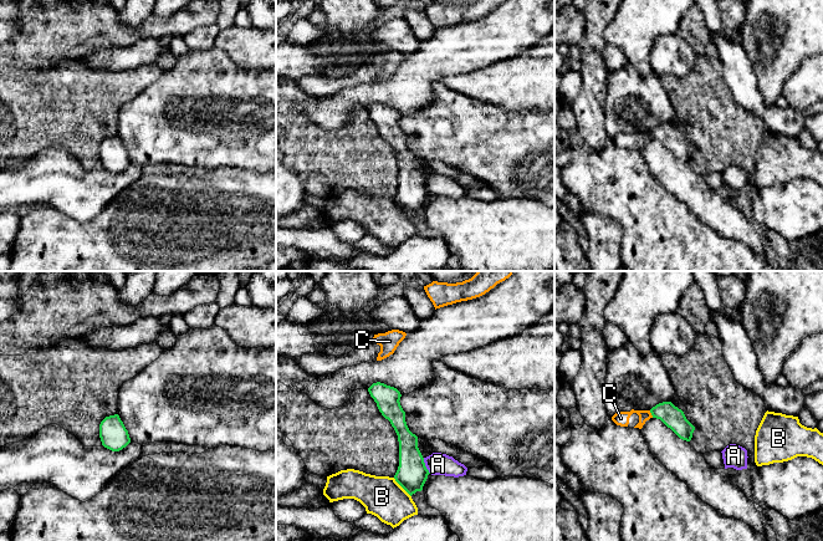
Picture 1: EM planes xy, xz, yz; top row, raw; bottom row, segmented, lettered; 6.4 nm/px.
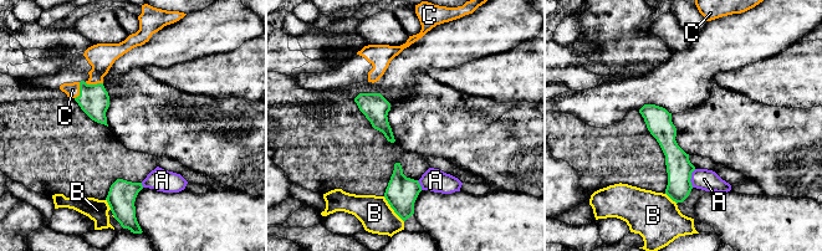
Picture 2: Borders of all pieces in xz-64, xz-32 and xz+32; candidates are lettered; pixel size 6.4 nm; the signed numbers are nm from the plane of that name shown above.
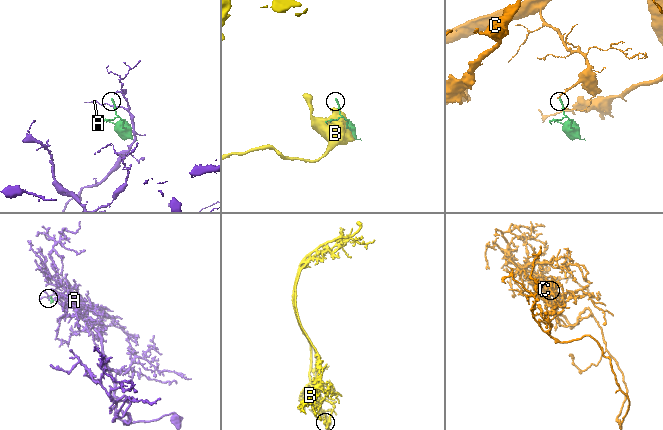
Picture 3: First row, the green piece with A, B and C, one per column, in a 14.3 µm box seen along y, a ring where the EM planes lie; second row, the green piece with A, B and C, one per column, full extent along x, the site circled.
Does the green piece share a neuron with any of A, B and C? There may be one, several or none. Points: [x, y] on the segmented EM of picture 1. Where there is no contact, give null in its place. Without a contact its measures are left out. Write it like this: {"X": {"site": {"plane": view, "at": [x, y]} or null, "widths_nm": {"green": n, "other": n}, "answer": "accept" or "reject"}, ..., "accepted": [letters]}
{"A": {"site": {"plane": "xz", "at": [424, 465]}, "widths_nm": {"green": 200, "other": 140}, "answer": "reject"}, "B": {"site": {"plane": "xz", "at": [402, 486]}, "widths_nm": {"green": 200, "other": 260}, "answer": "reject"}, "C": {"site": {"plane": "yz", "at": [652, 414]}, "widths_nm": {"green": 140, "other": 100}, "answer": "accept"}, "accepted": ["C"]}

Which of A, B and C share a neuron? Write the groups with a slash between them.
A / B / C

